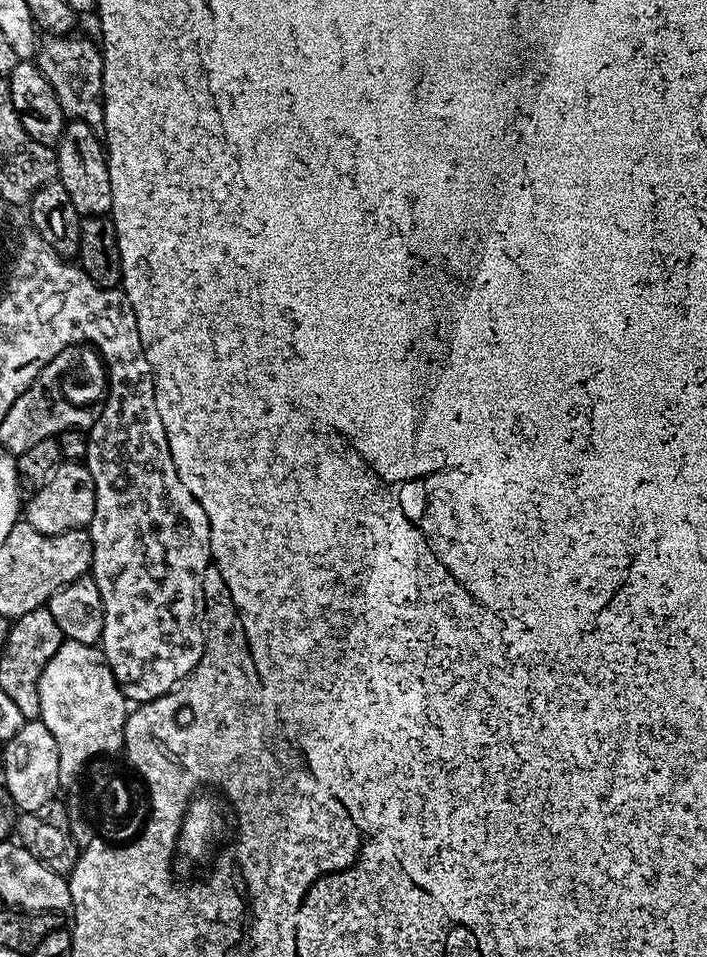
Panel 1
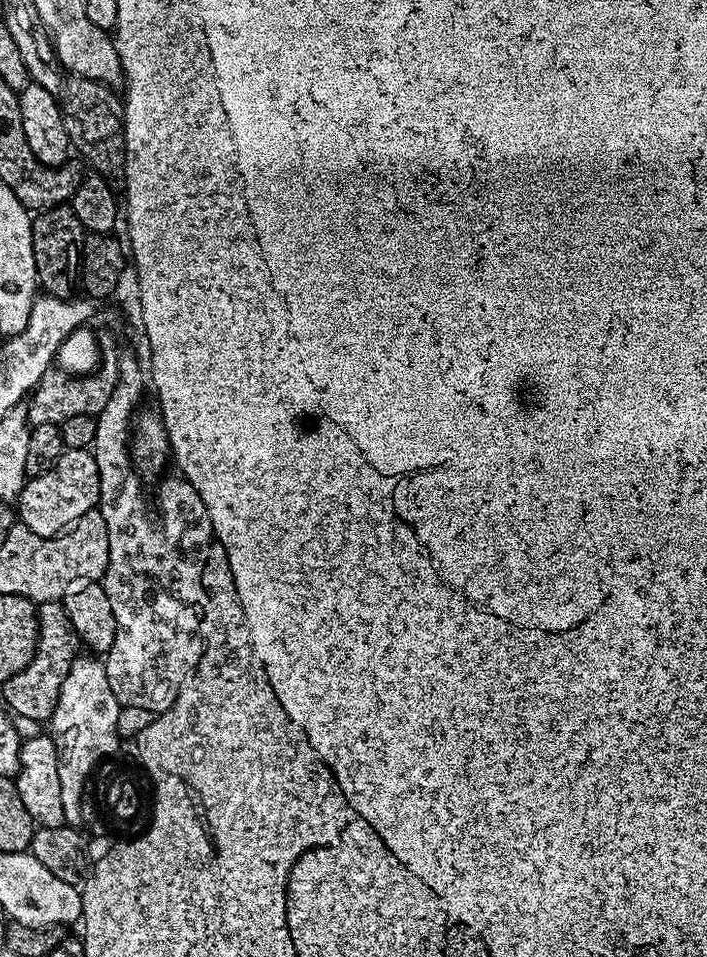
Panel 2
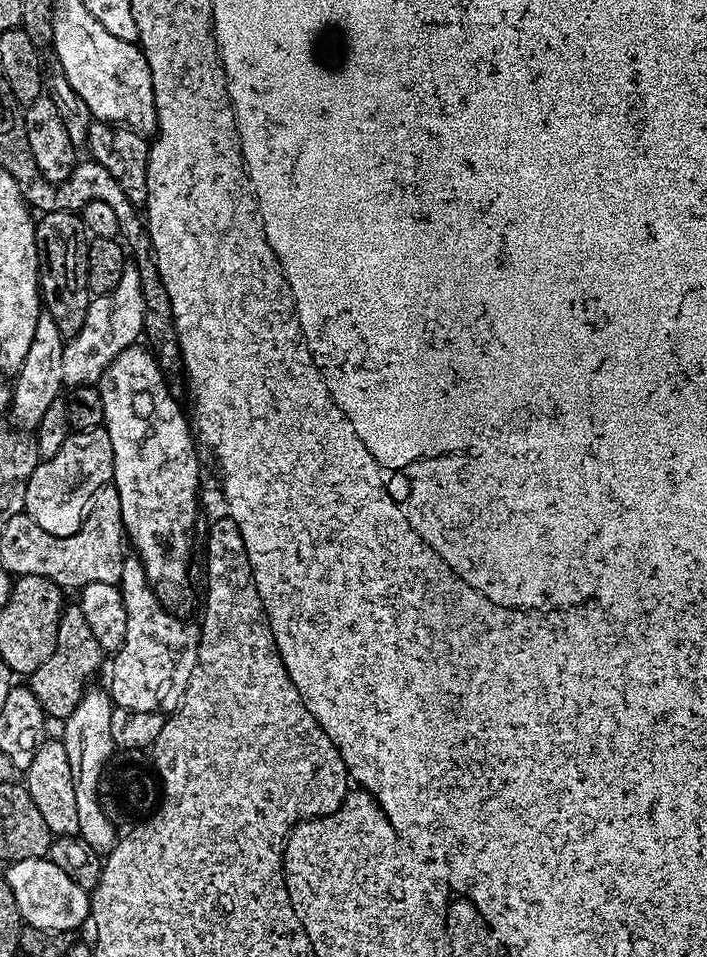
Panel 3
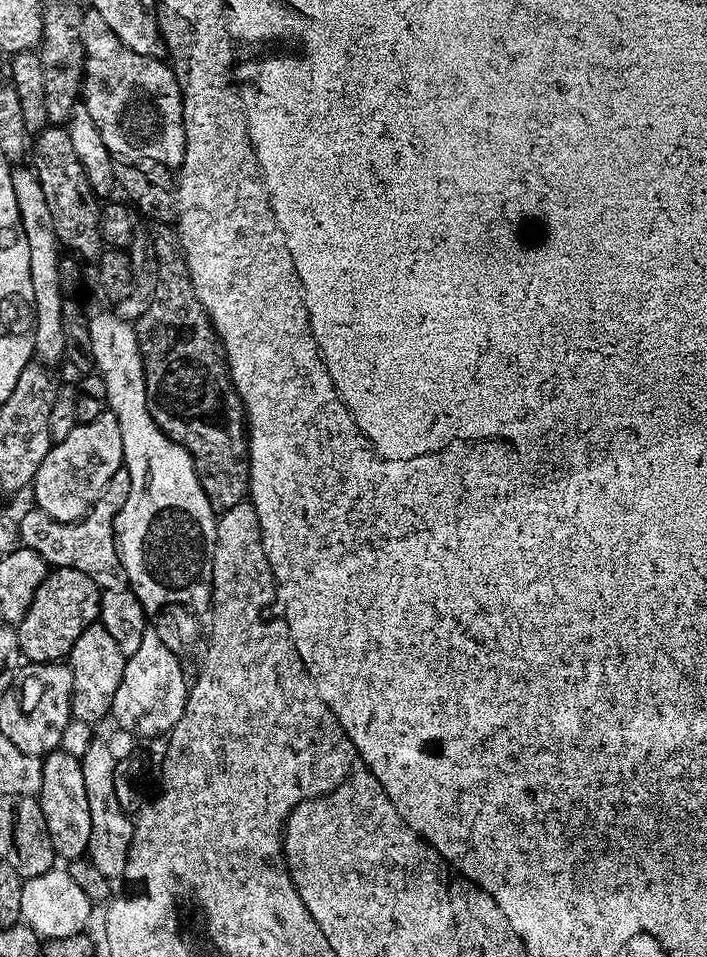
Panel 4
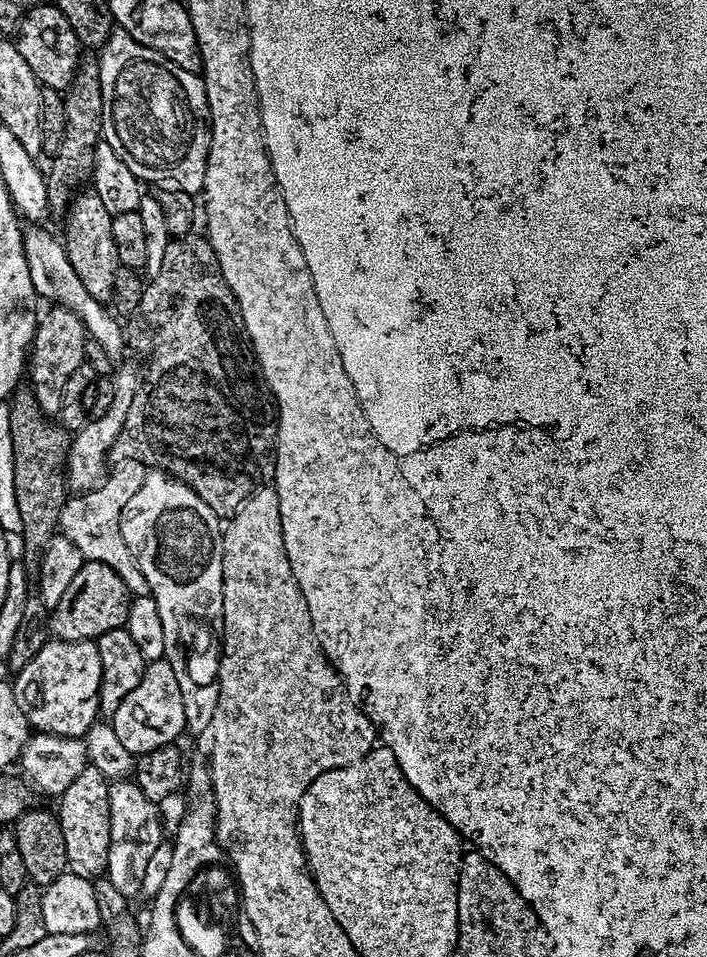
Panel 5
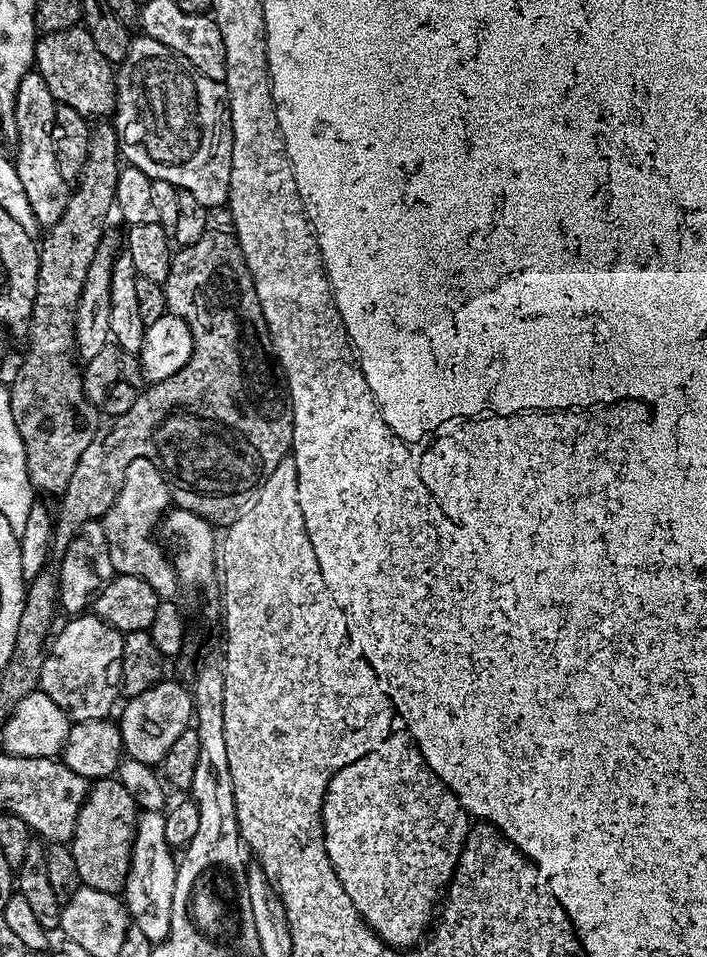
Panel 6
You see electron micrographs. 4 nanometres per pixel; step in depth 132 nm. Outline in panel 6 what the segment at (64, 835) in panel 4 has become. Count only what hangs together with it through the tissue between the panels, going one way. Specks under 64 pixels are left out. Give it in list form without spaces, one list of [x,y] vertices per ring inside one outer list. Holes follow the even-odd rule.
[[[105,778],[95,781],[88,789],[88,797],[84,799],[82,810],[78,814],[78,822],[74,826],[74,834],[70,841],[75,865],[78,866],[81,885],[85,888],[102,890],[103,892],[123,893],[124,879],[132,868],[132,843],[136,837],[136,818],[138,807],[127,790],[116,778]]]

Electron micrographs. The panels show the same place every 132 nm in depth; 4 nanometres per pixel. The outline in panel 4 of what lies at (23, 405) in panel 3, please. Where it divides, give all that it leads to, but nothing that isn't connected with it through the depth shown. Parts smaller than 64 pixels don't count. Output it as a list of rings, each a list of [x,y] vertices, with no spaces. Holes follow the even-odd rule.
[[[24,166],[13,167],[12,181],[14,182],[14,198],[18,198],[20,225],[26,234],[26,243],[30,249],[30,282],[34,286],[34,314],[36,315],[32,350],[37,361],[58,360],[60,362],[64,360],[66,346],[65,340],[62,339],[62,306],[66,293],[60,289],[62,245],[54,230],[54,218],[50,215],[46,194],[42,194],[42,182],[36,177],[31,167],[20,167]]]

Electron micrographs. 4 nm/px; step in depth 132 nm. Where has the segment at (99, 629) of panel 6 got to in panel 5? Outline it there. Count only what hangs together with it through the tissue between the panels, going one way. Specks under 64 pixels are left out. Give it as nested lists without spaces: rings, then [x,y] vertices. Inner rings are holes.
[[[49,639],[15,673],[14,687],[16,701],[24,712],[29,725],[37,733],[50,736],[75,736],[84,738],[92,724],[97,723],[100,712],[100,683],[102,682],[102,658],[98,658],[98,646],[95,640],[58,640]]]

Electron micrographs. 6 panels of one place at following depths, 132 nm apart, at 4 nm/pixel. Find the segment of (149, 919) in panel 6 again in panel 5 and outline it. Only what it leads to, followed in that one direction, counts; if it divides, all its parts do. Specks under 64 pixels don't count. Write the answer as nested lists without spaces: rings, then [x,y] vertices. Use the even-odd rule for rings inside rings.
[[[117,779],[108,785],[108,801],[110,802],[110,854],[108,855],[108,871],[106,878],[110,882],[120,884],[120,868],[129,872],[133,878],[139,877],[144,870],[147,859],[154,854],[162,837],[164,828],[160,825],[158,804],[146,798],[146,794],[139,789],[135,779]],[[120,856],[124,861],[120,864]]]

